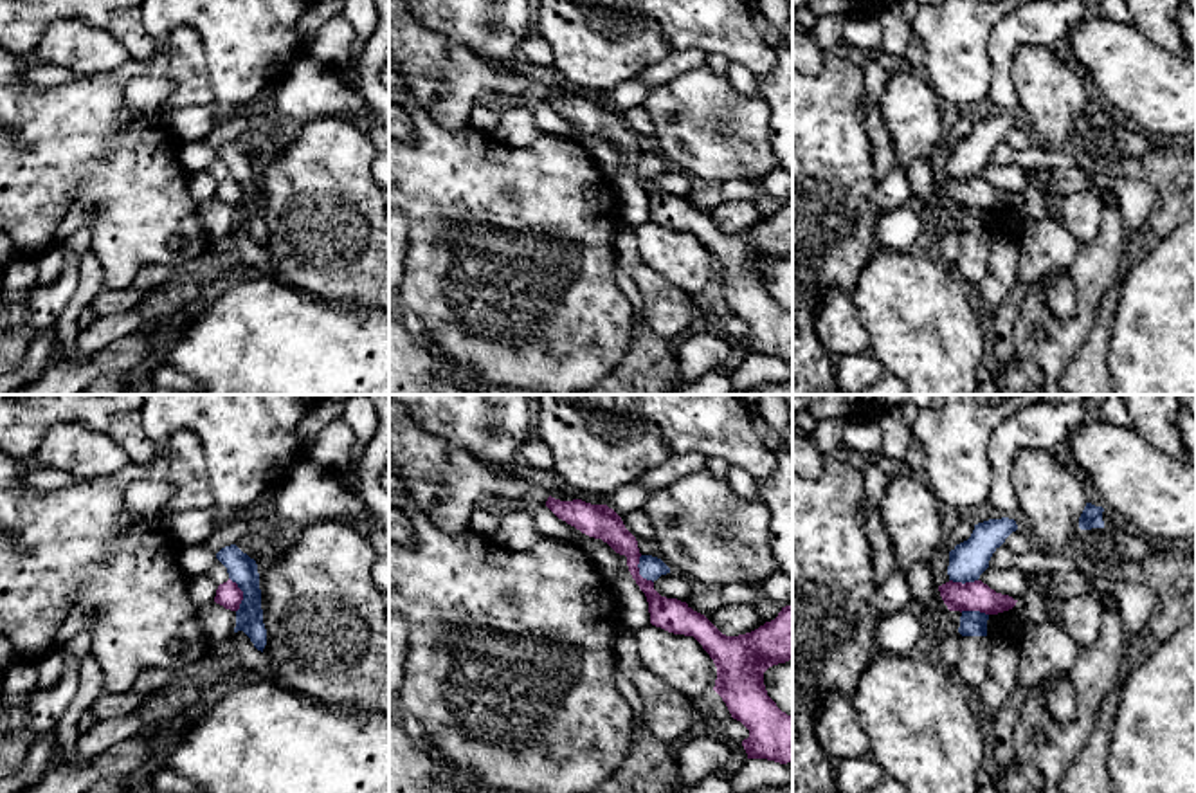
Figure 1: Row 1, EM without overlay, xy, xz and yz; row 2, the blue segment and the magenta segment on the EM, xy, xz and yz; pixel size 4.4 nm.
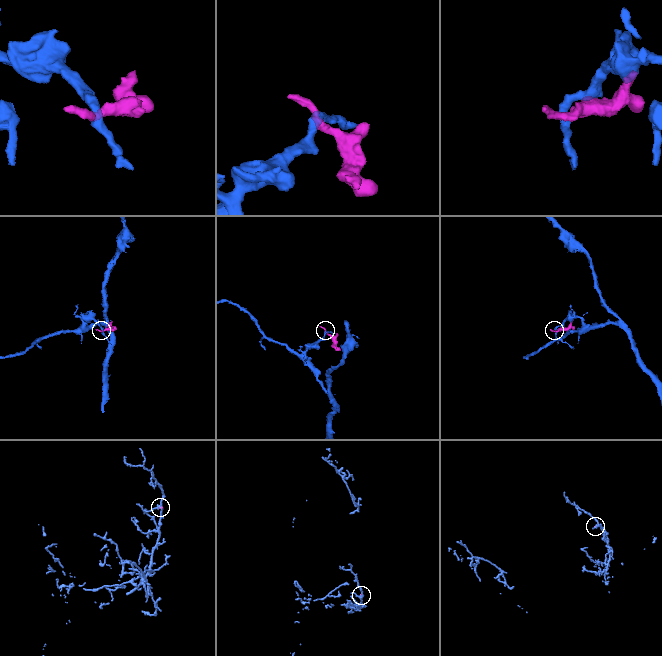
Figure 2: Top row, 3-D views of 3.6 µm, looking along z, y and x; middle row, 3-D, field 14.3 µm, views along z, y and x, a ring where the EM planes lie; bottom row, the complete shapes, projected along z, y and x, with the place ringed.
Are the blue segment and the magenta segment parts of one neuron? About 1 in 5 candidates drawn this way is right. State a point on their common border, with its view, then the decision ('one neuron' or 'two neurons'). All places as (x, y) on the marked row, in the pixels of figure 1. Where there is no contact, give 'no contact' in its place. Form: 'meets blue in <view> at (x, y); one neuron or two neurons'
meets blue in xy at (244, 595); two neurons

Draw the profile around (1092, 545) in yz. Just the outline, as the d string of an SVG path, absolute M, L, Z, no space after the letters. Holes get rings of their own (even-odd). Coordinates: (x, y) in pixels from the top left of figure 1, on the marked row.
M1102 528L1081 530L1072 548L1083 557L1086 568L1108 573L1111 550Z

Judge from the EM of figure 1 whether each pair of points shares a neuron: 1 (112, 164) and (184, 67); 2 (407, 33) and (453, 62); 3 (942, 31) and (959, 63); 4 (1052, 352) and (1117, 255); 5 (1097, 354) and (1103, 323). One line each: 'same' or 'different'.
1: same
2: same
3: same
4: same
5: same

